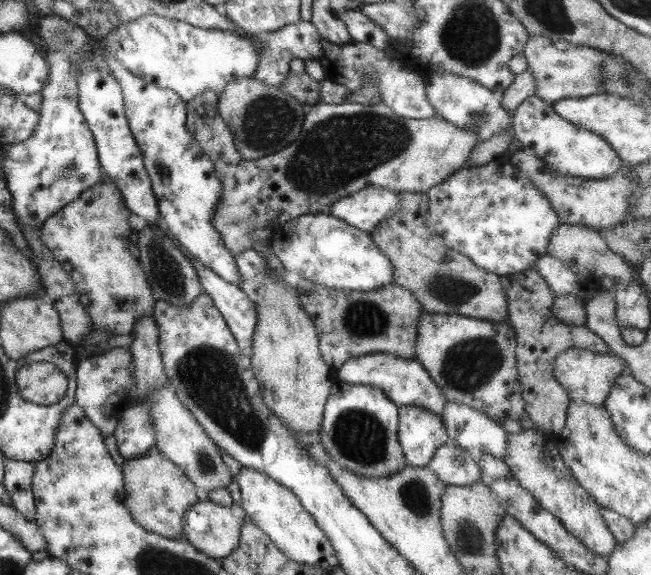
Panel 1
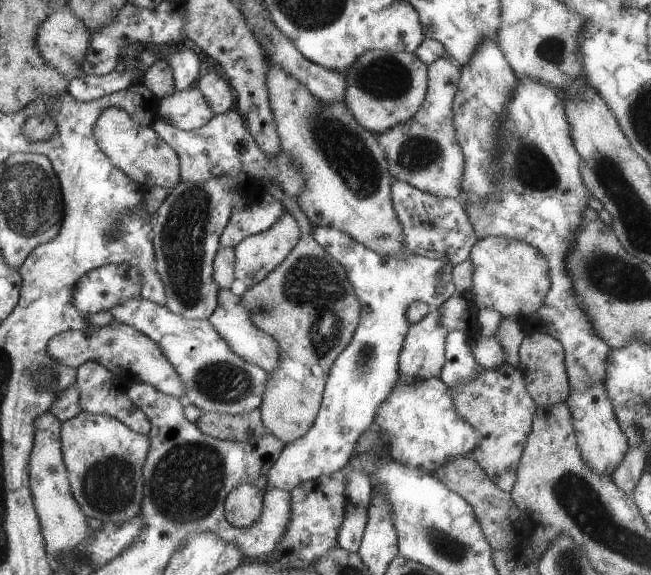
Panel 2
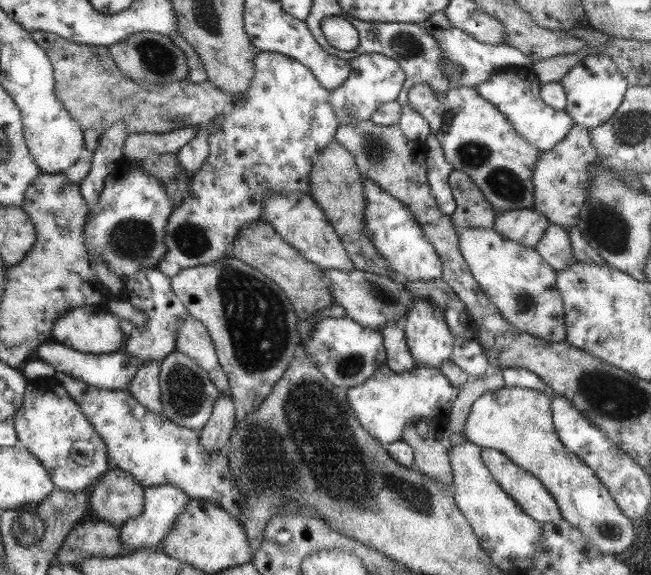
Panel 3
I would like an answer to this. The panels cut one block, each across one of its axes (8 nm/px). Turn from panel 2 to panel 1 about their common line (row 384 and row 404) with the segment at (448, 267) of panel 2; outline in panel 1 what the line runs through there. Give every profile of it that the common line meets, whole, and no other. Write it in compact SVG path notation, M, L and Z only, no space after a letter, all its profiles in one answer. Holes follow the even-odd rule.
M335 381L330 384L322 412L319 442L341 468L365 478L395 473L406 465L397 440L398 407L377 387Z

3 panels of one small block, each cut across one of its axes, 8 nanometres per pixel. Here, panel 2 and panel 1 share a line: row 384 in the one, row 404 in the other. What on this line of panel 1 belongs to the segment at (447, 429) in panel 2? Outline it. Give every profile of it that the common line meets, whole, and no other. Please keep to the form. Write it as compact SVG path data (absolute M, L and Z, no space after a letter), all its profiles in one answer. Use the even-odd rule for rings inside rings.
M375 352L346 360L336 371L338 380L341 382L379 388L389 400L393 401L396 407L426 408L439 420L444 420L442 412L447 400L421 363L414 358L405 359L383 352Z

